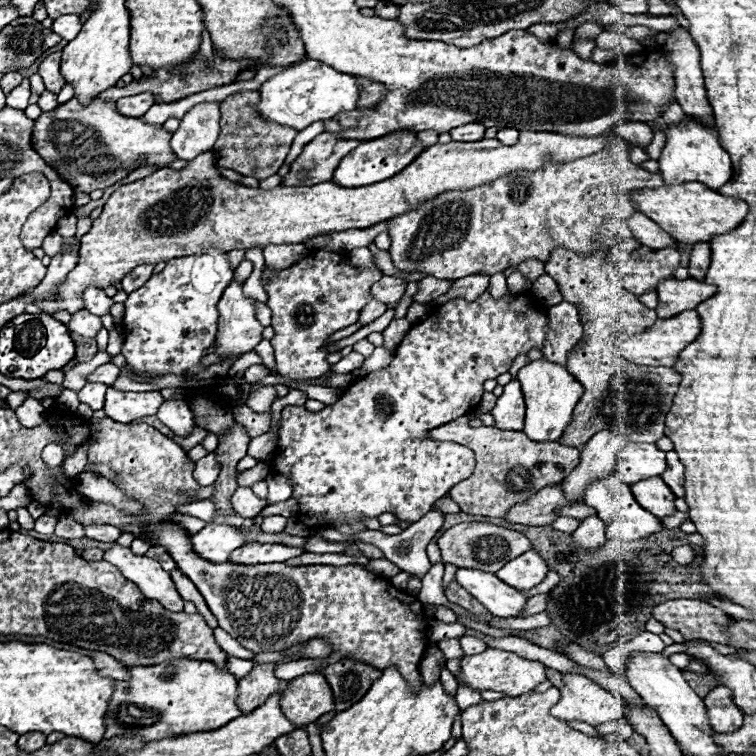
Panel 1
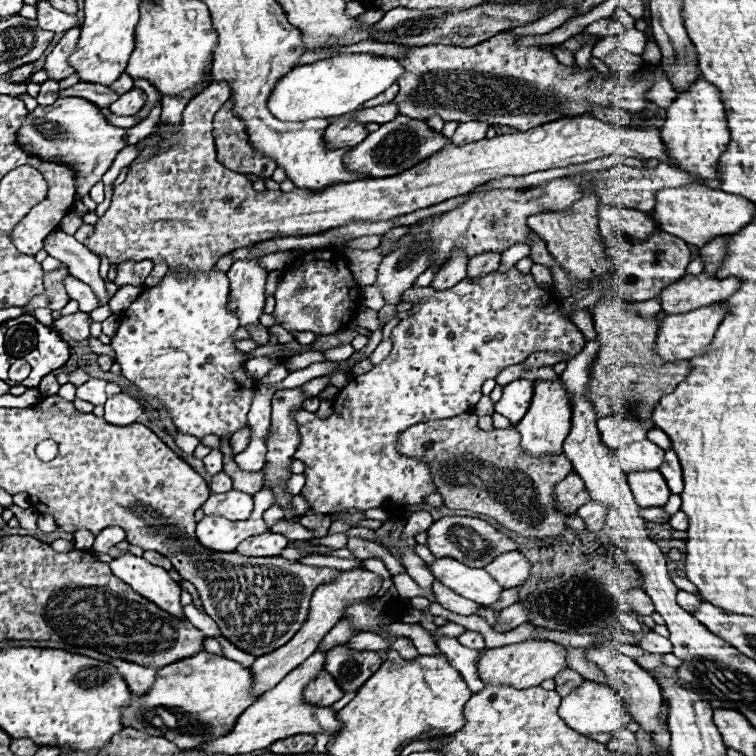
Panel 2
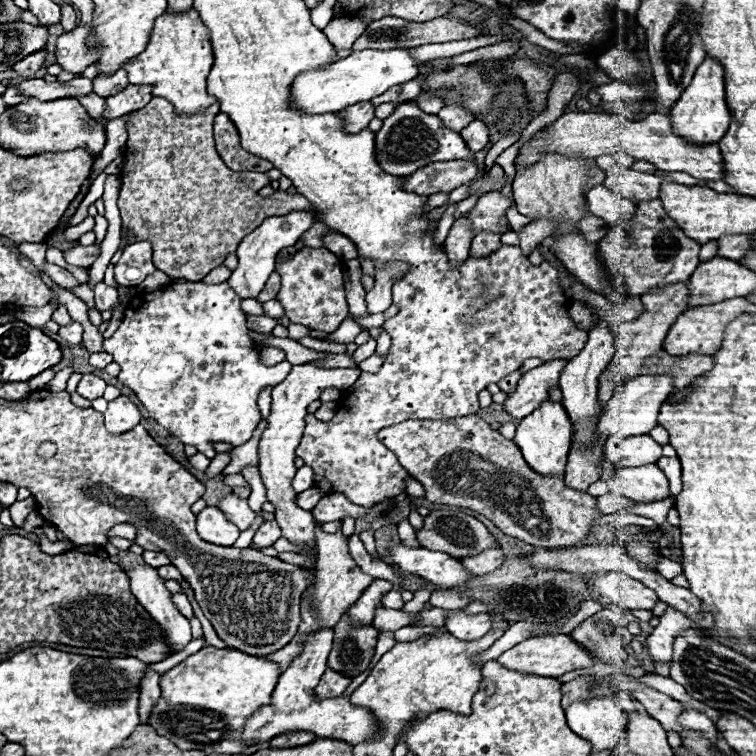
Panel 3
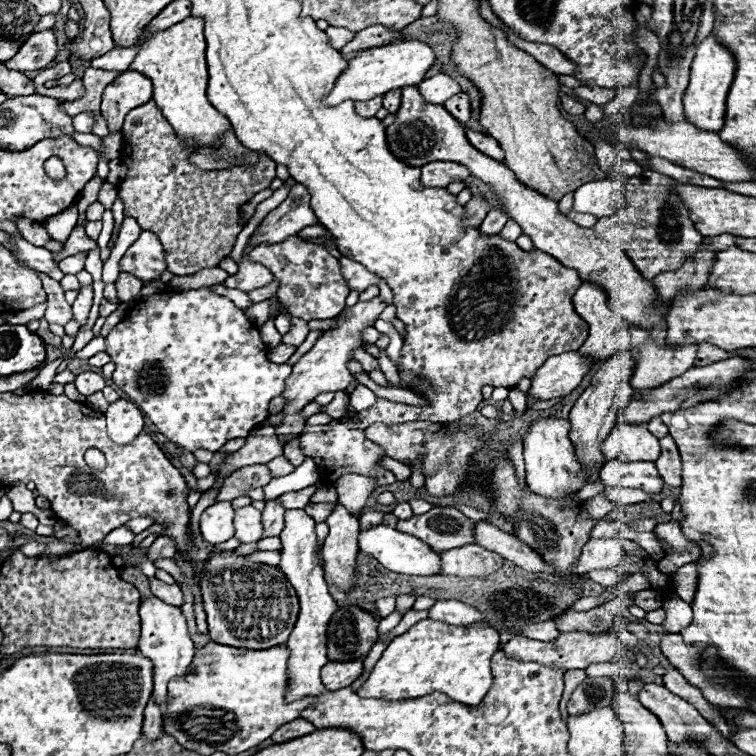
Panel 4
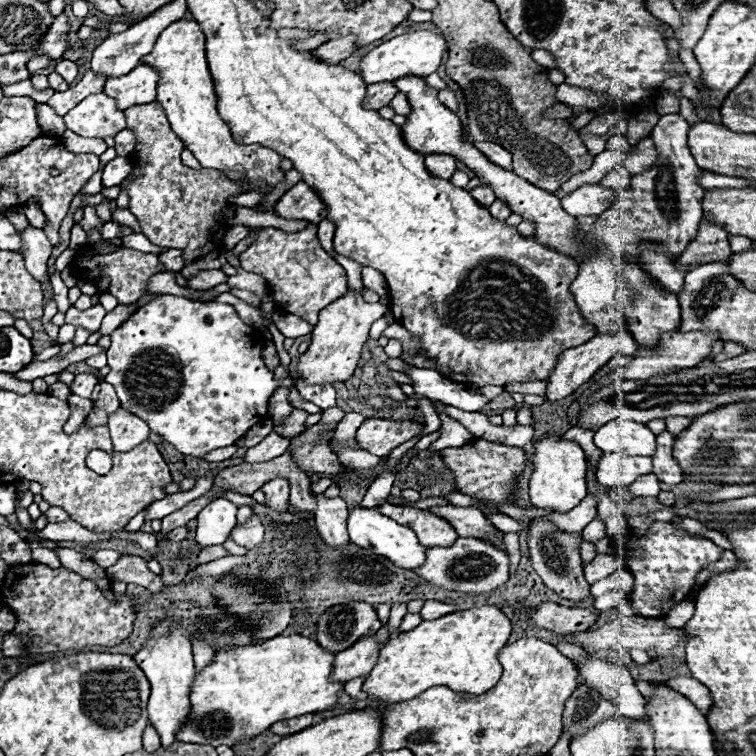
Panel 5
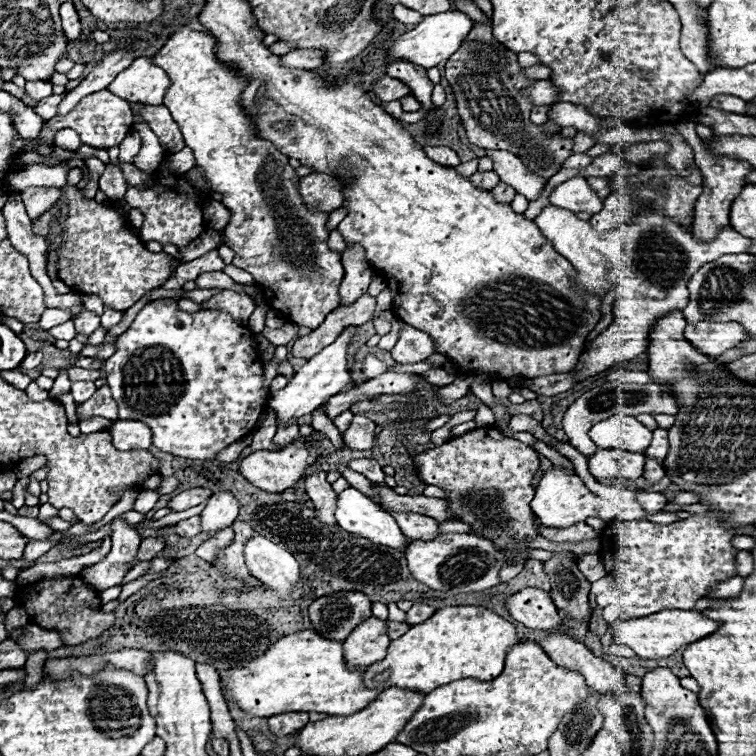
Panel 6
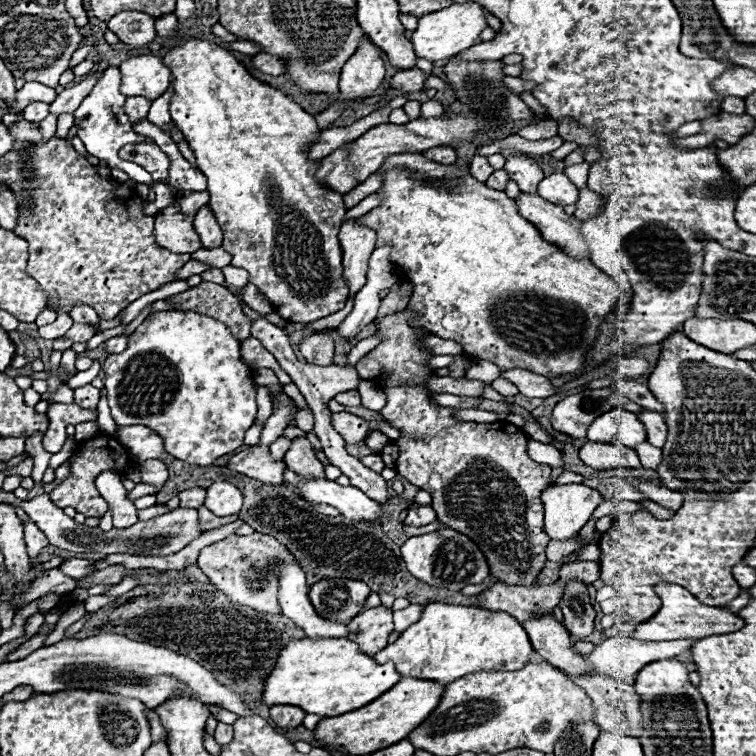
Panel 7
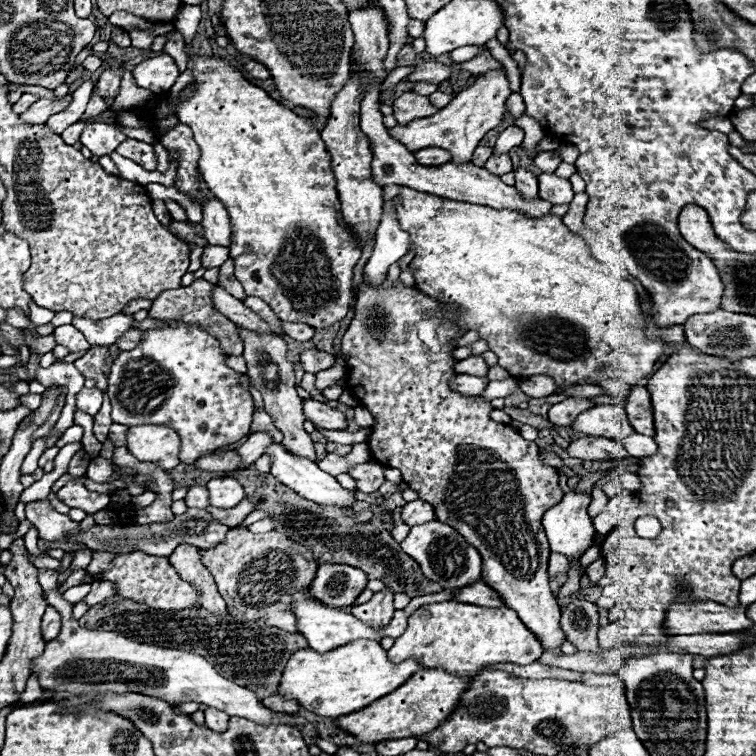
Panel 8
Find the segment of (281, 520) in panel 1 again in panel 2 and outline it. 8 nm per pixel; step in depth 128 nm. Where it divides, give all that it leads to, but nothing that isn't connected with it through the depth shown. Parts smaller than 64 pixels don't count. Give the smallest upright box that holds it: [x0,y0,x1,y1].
[262,505,284,528]

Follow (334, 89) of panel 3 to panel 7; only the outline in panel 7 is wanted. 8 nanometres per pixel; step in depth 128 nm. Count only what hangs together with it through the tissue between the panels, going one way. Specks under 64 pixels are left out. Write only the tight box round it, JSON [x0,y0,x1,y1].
[412,2,488,62]

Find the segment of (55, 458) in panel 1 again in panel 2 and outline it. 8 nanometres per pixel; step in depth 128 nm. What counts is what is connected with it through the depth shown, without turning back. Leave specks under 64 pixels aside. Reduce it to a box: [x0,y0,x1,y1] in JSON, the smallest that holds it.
[36,440,58,462]

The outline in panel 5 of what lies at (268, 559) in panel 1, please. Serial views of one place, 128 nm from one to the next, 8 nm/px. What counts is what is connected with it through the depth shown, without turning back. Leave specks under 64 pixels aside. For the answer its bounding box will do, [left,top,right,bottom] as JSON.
[262,478,290,510]

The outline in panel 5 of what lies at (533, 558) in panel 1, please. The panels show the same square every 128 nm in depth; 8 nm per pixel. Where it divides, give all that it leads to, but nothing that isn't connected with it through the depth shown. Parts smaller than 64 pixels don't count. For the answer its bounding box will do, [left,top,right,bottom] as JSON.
[414,538,508,594]

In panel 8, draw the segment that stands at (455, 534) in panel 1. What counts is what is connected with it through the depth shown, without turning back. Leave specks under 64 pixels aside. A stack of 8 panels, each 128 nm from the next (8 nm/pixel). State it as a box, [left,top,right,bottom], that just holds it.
[402,500,434,526]

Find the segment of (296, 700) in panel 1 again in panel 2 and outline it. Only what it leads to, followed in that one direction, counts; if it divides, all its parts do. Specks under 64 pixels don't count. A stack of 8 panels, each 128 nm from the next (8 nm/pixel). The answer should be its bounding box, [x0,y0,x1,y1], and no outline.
[304,670,342,706]

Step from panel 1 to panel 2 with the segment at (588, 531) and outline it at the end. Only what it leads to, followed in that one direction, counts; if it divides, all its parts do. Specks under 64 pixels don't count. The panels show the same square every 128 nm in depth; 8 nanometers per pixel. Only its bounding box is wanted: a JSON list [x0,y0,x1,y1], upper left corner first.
[576,502,606,530]

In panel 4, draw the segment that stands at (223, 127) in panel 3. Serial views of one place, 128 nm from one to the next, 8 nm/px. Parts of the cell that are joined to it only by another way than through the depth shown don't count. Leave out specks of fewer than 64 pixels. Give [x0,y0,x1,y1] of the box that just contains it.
[188,130,258,168]

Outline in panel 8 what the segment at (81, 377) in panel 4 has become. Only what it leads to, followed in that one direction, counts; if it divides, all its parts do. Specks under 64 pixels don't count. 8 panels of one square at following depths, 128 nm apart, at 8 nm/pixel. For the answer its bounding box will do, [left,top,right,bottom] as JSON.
[76,388,102,416]

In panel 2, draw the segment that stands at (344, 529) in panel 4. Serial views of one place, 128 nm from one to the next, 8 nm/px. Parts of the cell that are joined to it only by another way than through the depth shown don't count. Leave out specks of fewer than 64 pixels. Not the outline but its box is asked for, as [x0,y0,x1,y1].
[252,512,380,694]

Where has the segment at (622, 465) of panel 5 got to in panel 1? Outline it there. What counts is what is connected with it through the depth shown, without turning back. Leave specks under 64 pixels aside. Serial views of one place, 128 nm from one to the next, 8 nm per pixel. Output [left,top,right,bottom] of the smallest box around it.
[630,476,676,518]

